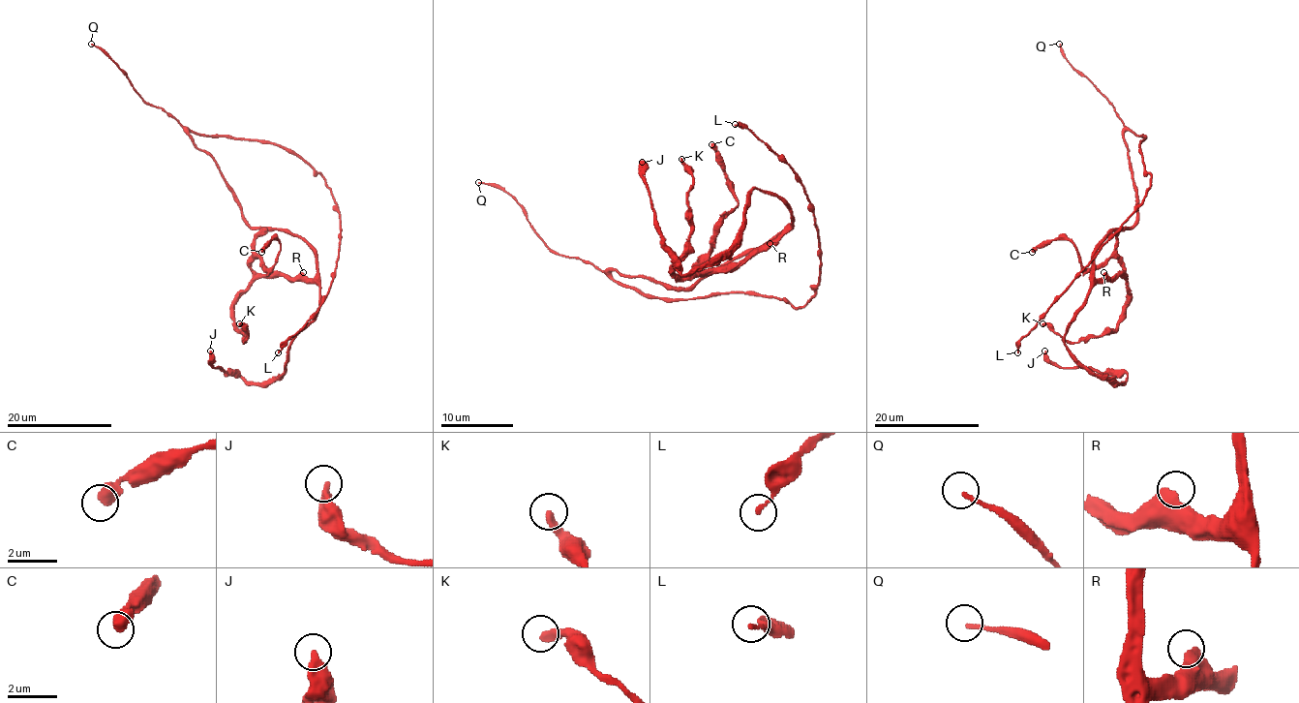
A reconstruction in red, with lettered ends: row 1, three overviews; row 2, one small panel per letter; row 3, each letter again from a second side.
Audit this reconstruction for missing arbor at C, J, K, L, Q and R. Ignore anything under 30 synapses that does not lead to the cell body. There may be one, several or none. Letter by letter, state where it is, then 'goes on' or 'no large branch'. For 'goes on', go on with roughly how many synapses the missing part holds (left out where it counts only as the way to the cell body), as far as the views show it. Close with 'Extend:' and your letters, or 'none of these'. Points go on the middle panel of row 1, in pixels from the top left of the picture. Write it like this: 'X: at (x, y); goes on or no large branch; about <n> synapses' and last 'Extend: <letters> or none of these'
C: at (711, 144); no large branch
J: at (642, 162); no large branch
K: at (681, 159); no large branch
L: at (735, 124); no large branch
Q: at (478, 182); goes on; about 170 synapses
R: at (770, 243); no large branch
Extend: Q

